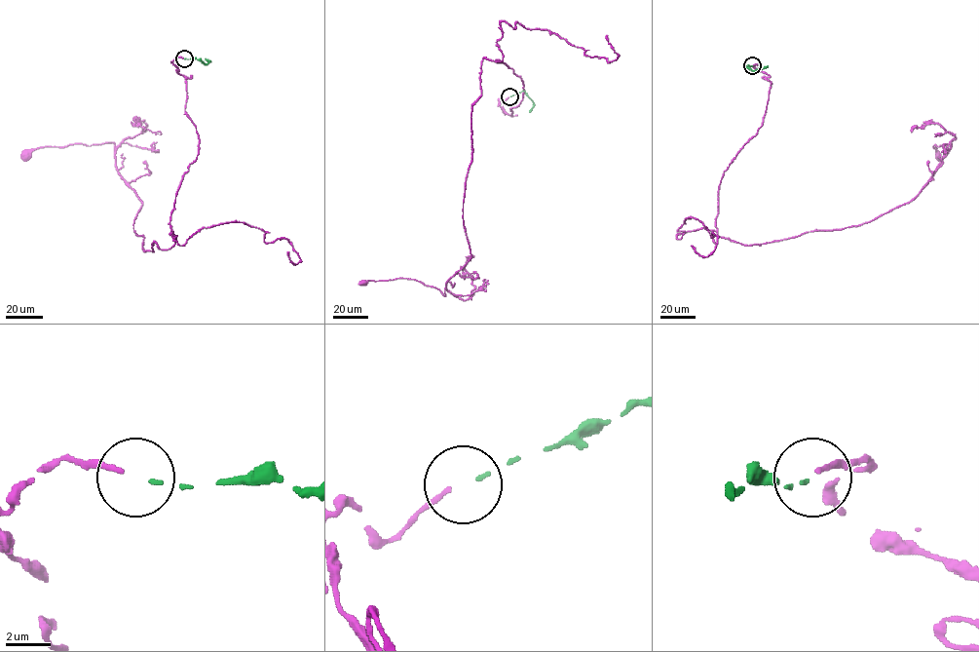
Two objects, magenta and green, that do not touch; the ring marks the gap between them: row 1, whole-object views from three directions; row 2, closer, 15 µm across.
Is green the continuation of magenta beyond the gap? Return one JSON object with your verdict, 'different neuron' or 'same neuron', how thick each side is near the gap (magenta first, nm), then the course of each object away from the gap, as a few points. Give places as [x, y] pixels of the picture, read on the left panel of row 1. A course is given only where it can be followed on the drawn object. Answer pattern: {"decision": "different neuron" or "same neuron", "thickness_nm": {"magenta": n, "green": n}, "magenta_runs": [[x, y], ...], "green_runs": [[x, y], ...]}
{"decision": "same neuron", "thickness_nm": {"magenta": 200, "green": 160}, "magenta_runs": [[182, 57], [171, 61], [200, 141], [169, 249], [143, 250], [142, 202], [114, 143], [25, 155]], "green_runs": [[185, 58], [200, 59], [206, 64], [209, 61], [205, 58]]}

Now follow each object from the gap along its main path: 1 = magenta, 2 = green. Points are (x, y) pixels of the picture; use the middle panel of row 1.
1: (508, 97), (510, 115), (522, 79), (484, 57), (470, 257), (445, 296), (362, 283)
2: (510, 96), (524, 91), (534, 103), (529, 112)

